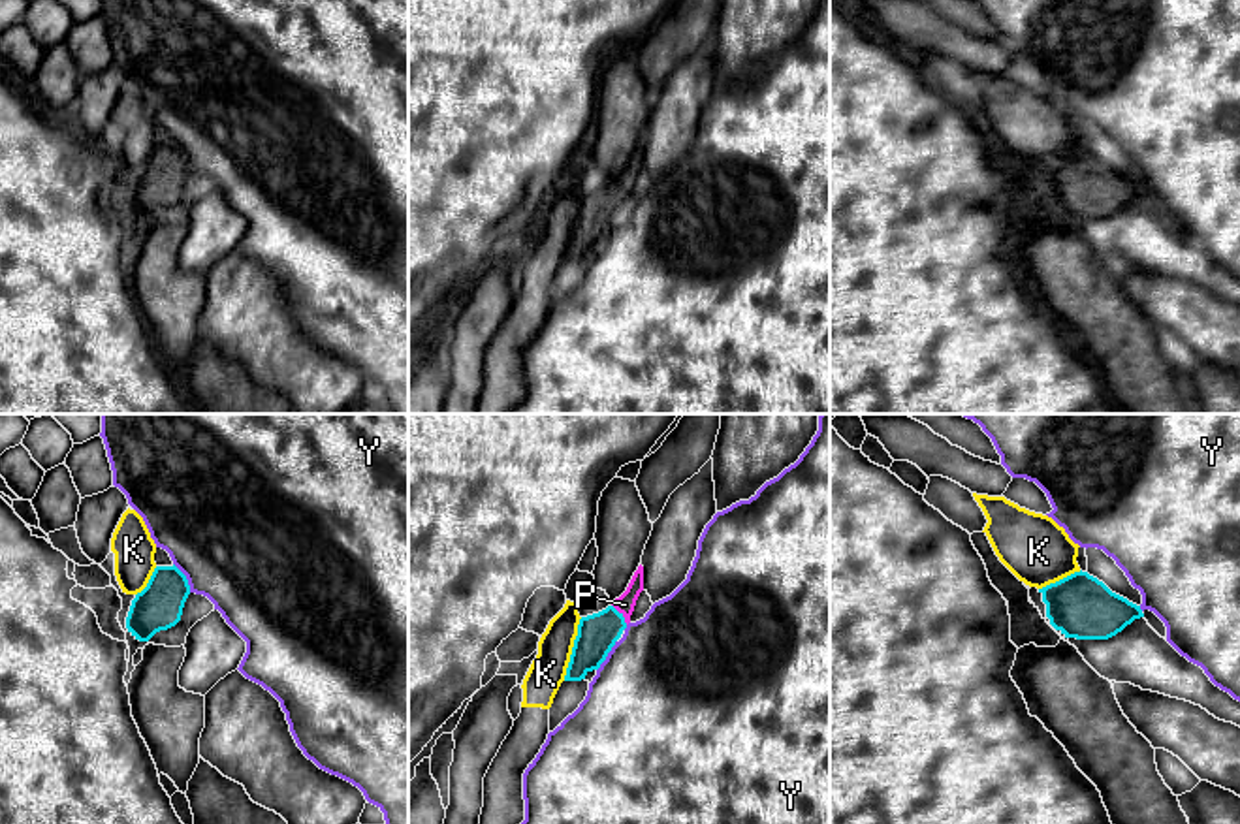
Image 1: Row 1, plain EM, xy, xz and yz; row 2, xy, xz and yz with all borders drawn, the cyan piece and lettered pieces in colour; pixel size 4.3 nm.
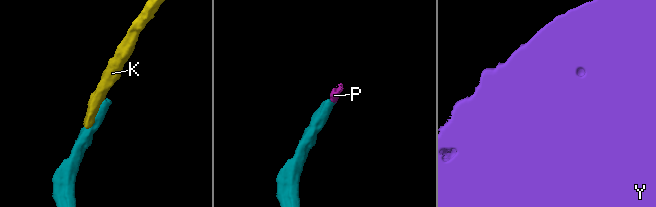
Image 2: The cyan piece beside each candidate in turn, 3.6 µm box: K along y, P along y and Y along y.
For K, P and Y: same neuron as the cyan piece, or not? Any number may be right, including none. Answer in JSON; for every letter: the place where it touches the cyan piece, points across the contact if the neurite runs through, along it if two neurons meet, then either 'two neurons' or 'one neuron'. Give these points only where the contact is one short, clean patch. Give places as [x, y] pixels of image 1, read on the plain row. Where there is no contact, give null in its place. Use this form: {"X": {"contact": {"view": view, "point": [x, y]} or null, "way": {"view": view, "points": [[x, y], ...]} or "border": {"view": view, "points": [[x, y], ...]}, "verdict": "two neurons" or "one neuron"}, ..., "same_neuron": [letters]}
{"K": {"contact": {"view": "xz", "point": [572, 228]}, "verdict": "two neurons"}, "P": {"contact": {"view": "xz", "point": [620, 192]}, "way": {"view": "xz", "points": [[597, 213], [620, 192], [625, 183]]}, "verdict": "one neuron"}, "Y": {"contact": {"view": "xz", "point": [606, 234]}, "verdict": "two neurons"}, "same_neuron": ["P"]}

